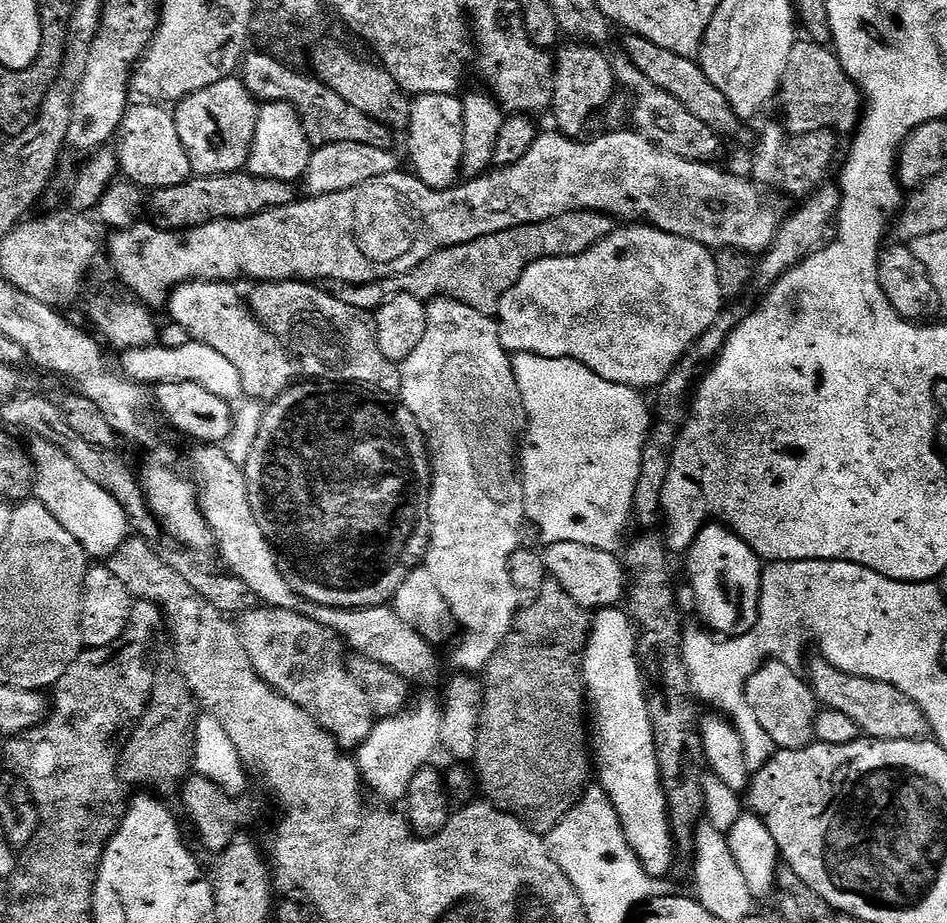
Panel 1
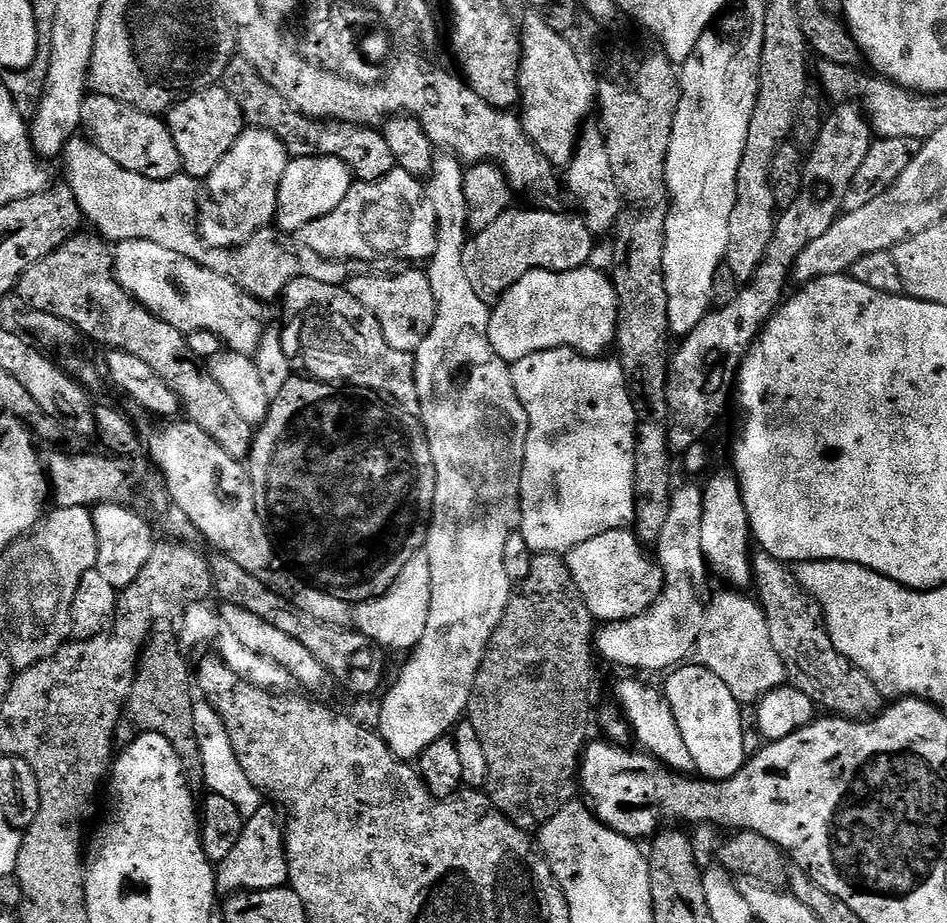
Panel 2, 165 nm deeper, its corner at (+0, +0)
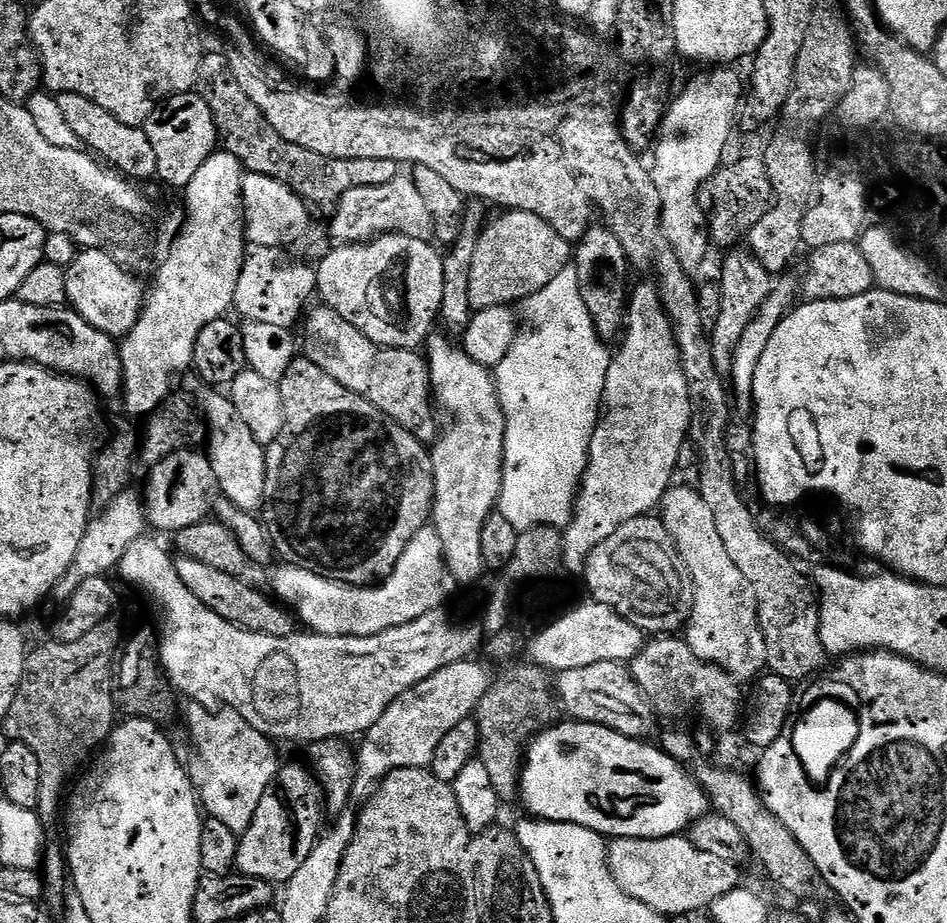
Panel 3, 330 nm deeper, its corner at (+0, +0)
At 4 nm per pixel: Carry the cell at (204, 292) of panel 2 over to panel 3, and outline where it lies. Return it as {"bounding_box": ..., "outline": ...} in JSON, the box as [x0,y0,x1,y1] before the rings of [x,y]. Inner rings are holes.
{"bounding_box":[64,248,146,339],"outline":[[[85,248],[65,269],[64,292],[72,310],[95,329],[102,330],[112,339],[127,336],[138,322],[146,301],[146,286],[139,275],[114,262],[105,251]]]}

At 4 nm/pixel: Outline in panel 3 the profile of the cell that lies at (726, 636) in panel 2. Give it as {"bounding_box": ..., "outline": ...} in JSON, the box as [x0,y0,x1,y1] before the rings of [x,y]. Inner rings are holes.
{"bounding_box":[662,486,766,681],"outline":[[[673,486],[669,488],[662,501],[662,519],[678,554],[686,562],[686,570],[690,570],[690,578],[694,582],[694,606],[686,625],[686,639],[690,650],[694,650],[698,658],[726,670],[736,680],[755,681],[766,668],[766,638],[762,638],[762,630],[758,622],[758,606],[754,598],[754,589],[751,588],[750,582],[746,582],[738,566],[734,566],[730,554],[726,554],[726,546],[722,546],[722,538],[718,535],[710,506],[702,502],[699,491],[695,487]]]}

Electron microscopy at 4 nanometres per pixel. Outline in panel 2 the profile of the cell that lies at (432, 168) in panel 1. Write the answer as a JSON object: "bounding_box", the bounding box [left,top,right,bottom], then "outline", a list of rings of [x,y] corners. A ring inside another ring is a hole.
{"bounding_box":[378,154,528,762],"outline":[[[438,154],[434,158],[432,171],[426,177],[426,189],[430,205],[433,206],[436,215],[436,234],[437,248],[434,250],[431,259],[427,261],[426,271],[430,290],[434,292],[434,302],[436,303],[436,317],[434,326],[430,334],[418,346],[415,352],[416,357],[416,393],[420,399],[418,409],[418,419],[424,426],[424,433],[430,442],[430,454],[434,458],[434,470],[436,471],[436,489],[434,490],[434,506],[432,507],[432,520],[428,524],[428,539],[426,541],[426,551],[430,562],[430,618],[426,618],[426,634],[422,634],[419,644],[411,649],[408,661],[404,664],[404,669],[400,672],[400,677],[392,684],[392,689],[384,696],[384,701],[380,704],[380,725],[378,731],[380,737],[390,746],[392,753],[399,760],[409,762],[415,761],[430,746],[430,742],[438,742],[438,738],[449,735],[456,725],[461,723],[462,717],[467,713],[468,703],[474,690],[474,682],[478,670],[482,666],[482,658],[486,654],[488,644],[492,640],[494,630],[498,622],[504,616],[504,611],[508,605],[508,600],[512,596],[514,581],[506,578],[506,570],[502,567],[502,549],[506,547],[506,538],[517,531],[520,522],[520,483],[522,482],[522,470],[524,469],[524,459],[526,458],[526,438],[528,437],[528,419],[526,410],[514,390],[512,381],[512,370],[509,361],[503,360],[490,346],[488,337],[488,318],[490,315],[490,305],[482,302],[478,294],[474,294],[474,286],[466,278],[466,270],[462,266],[462,254],[470,239],[470,229],[468,227],[468,211],[466,210],[466,192],[464,190],[465,165],[454,155]]]}

